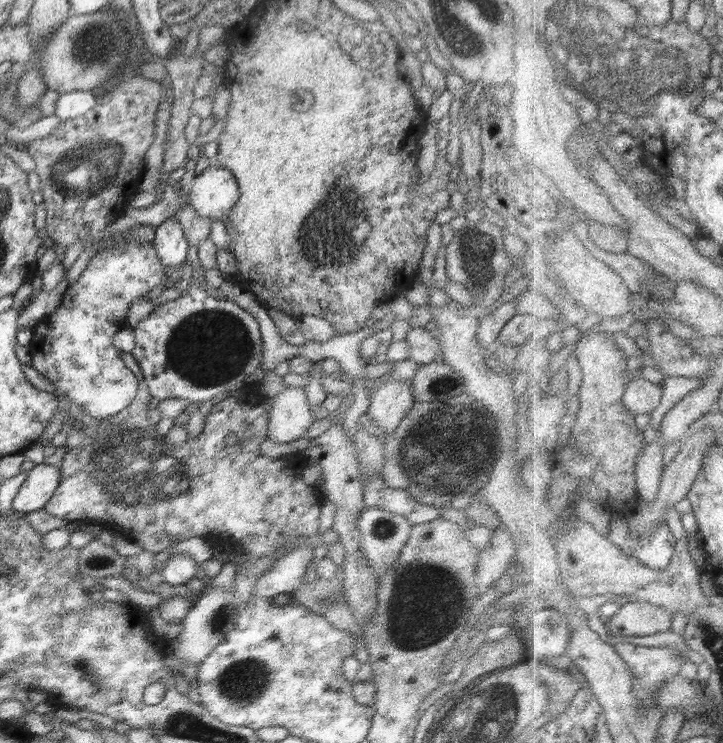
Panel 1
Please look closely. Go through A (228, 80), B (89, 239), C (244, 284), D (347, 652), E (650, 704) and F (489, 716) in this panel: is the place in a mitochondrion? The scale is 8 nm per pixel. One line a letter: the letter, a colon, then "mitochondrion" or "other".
A: other
B: other
C: other
D: other
E: other
F: mitochondrion

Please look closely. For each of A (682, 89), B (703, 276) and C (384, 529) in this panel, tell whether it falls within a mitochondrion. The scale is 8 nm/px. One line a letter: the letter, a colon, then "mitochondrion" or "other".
A: other
B: other
C: mitochondrion

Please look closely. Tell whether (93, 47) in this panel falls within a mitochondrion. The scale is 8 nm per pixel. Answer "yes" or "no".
yes

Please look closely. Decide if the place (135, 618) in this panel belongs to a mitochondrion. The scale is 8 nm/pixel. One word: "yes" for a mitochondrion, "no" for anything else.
no

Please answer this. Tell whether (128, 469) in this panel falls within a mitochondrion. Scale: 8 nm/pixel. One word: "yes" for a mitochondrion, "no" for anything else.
yes

